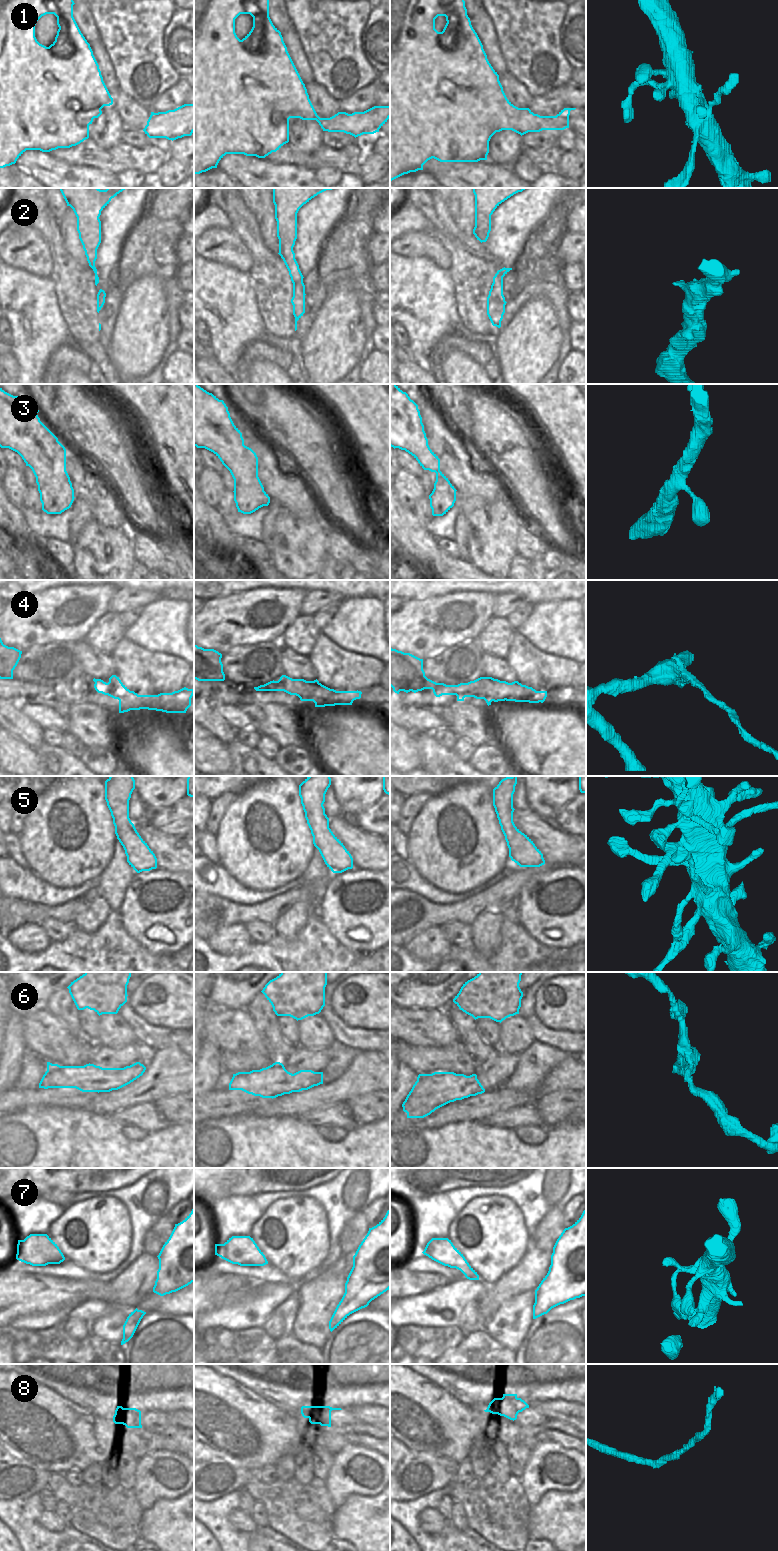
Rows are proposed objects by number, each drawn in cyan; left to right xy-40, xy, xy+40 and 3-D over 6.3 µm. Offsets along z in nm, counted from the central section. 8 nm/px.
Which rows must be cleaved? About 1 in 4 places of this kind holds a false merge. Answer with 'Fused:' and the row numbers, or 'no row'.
Fused: no row

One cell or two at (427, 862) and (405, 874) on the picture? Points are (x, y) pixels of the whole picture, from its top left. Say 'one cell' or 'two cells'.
two cells

